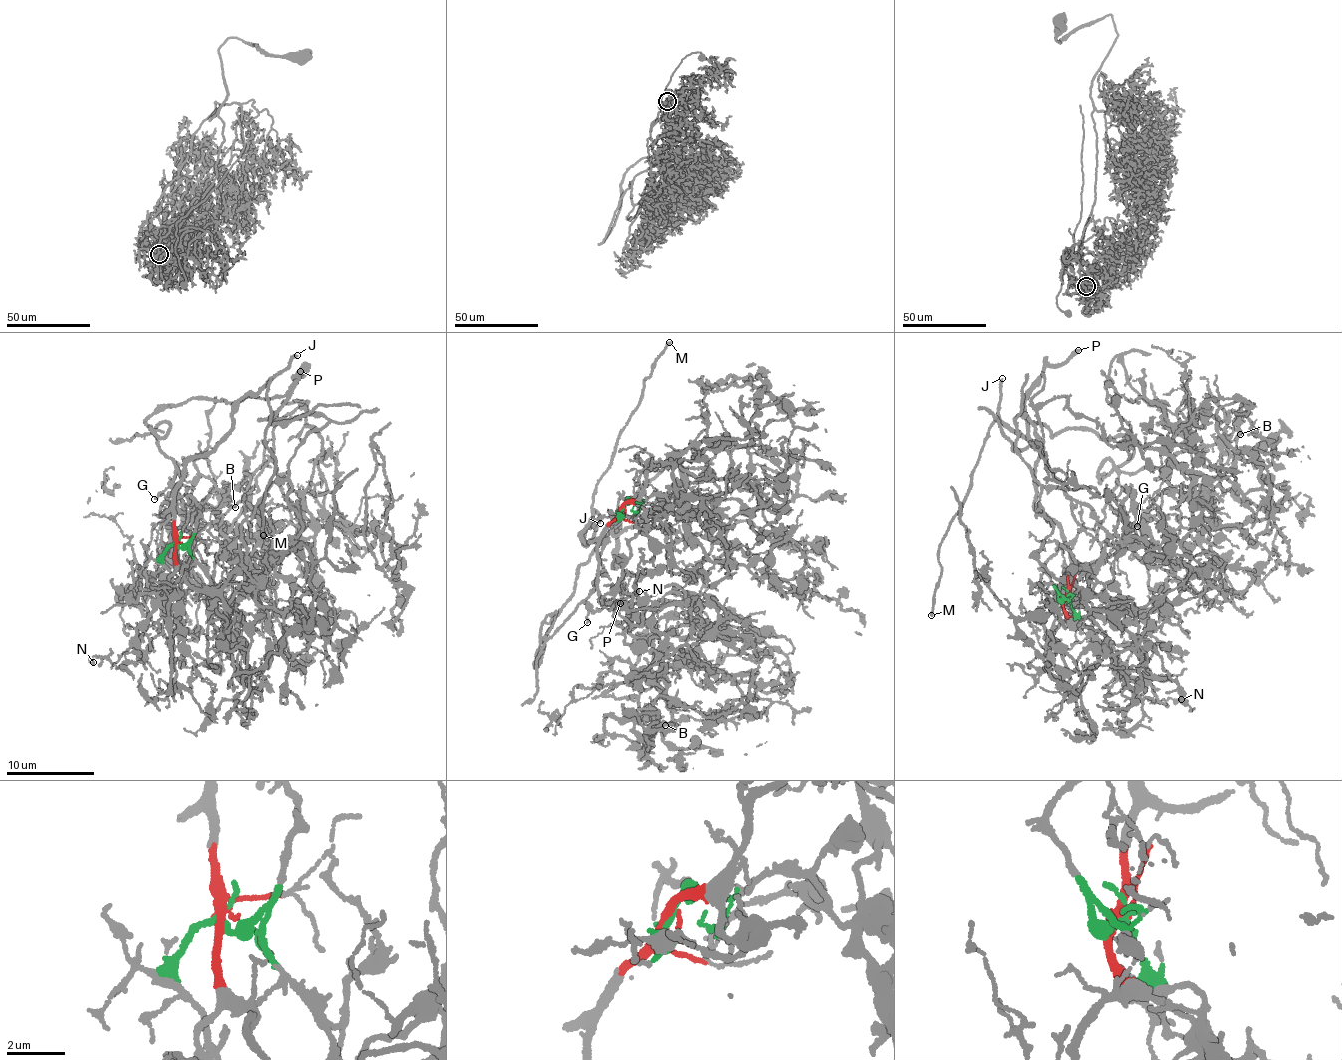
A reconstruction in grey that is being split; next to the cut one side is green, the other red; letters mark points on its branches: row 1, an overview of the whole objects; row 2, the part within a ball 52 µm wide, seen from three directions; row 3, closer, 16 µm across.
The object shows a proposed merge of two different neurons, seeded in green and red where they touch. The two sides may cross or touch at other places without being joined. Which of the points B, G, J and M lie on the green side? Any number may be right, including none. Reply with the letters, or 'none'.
G

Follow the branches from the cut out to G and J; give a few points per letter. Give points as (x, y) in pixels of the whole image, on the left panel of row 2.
G: (177, 545), (185, 545), (193, 535), (200, 506), (186, 494), (188, 489), (178, 493), (176, 472), (154, 498)
J: (177, 543), (174, 488), (189, 459), (210, 451), (231, 428), (239, 401), (255, 394), (298, 354)

